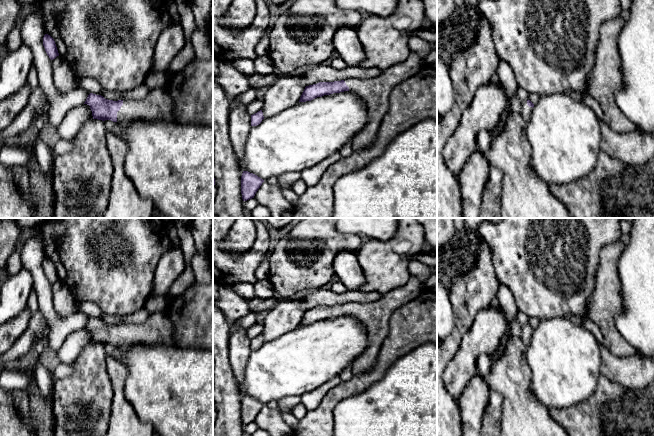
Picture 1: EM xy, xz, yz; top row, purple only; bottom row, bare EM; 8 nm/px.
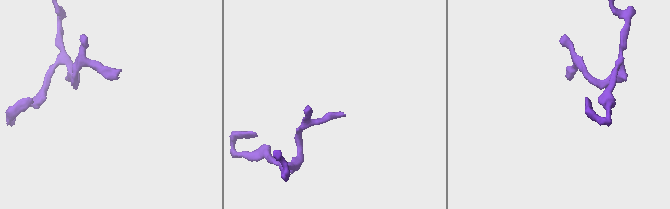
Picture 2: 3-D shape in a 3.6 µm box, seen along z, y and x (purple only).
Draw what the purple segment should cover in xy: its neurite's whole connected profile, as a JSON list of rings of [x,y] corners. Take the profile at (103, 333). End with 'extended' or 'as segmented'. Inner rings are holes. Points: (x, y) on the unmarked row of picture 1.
[[[155,312],[143,323],[108,324],[90,317],[84,328],[90,330],[93,343],[126,346],[135,343],[177,347],[174,326],[166,312]]]; extended

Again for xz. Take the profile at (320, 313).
[[[415,276],[402,287],[394,288],[370,305],[346,303],[334,306],[319,306],[306,310],[299,326],[311,325],[317,321],[351,315],[367,328],[369,345],[352,364],[353,376],[370,370],[377,359],[383,341],[389,333],[389,319],[393,312],[416,299],[425,289],[425,282]]]; extended

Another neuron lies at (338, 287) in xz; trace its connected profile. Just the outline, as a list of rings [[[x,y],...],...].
[[[337,281],[336,283],[334,283],[331,286],[330,290],[337,294],[342,294],[348,291],[347,287],[341,281]]]

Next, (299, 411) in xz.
[[[298,404],[291,409],[291,413],[300,421],[306,415],[307,410],[302,404]]]

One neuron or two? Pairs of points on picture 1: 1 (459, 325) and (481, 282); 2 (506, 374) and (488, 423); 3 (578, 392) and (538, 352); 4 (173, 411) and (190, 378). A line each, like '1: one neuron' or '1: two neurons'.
1: one neuron
2: two neurons
3: one neuron
4: one neuron

